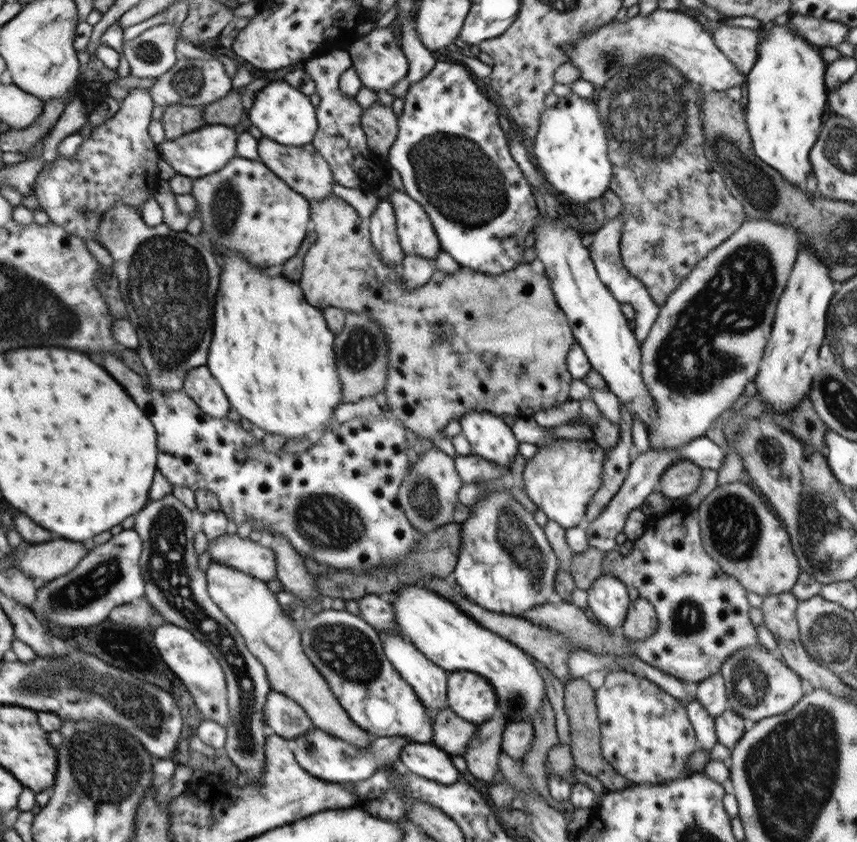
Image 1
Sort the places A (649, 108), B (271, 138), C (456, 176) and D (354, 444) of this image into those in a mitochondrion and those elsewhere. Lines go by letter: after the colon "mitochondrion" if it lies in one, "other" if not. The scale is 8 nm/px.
A: mitochondrion
B: other
C: mitochondrion
D: other

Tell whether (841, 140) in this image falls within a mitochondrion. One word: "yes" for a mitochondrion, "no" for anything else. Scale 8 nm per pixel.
yes

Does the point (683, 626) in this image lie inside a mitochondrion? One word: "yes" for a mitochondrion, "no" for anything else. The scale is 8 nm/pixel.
no

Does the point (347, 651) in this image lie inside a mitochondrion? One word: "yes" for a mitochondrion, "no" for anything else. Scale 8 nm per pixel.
yes

